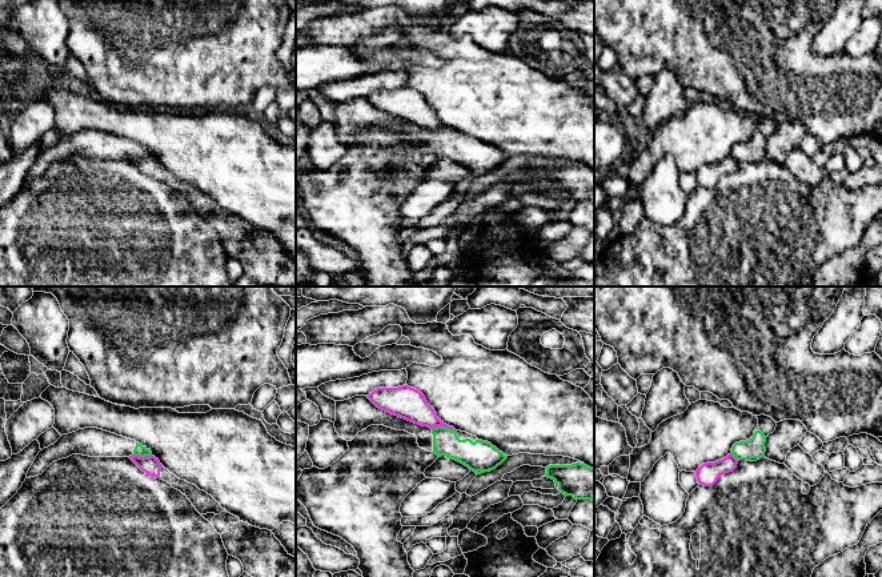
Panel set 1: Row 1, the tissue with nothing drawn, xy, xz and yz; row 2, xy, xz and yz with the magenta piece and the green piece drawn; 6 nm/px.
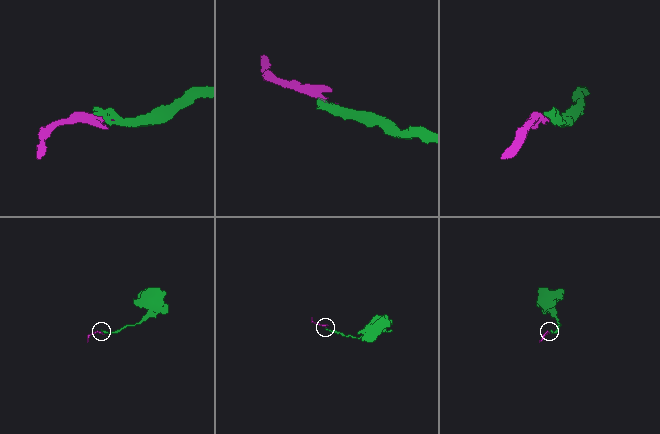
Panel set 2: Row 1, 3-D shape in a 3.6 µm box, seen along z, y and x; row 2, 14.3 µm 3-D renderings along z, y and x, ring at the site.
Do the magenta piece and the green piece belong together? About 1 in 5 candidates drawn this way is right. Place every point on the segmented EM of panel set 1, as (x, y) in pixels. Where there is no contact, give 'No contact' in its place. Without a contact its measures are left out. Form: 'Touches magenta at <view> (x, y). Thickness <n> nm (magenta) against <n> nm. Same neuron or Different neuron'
Touches magenta at xz (442, 425). Thickness 190 nm (magenta) against 160 nm. Different neuron

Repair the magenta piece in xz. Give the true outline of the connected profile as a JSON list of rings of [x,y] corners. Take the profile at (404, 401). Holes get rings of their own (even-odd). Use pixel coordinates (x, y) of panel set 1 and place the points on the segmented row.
[[[408,385],[398,388],[377,388],[366,397],[377,408],[421,426],[428,426],[430,429],[437,426],[454,429],[437,417],[437,413],[420,390]]]

